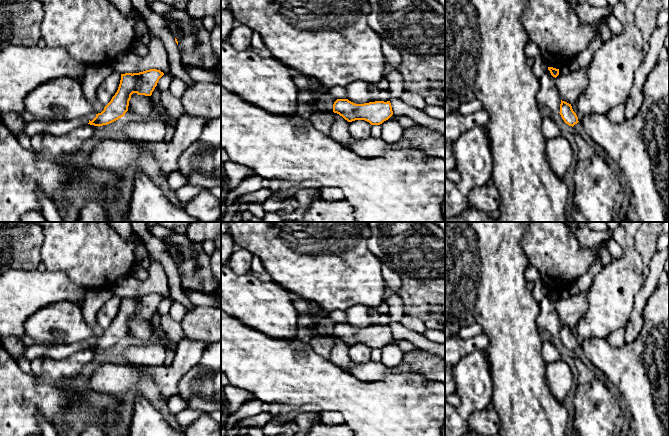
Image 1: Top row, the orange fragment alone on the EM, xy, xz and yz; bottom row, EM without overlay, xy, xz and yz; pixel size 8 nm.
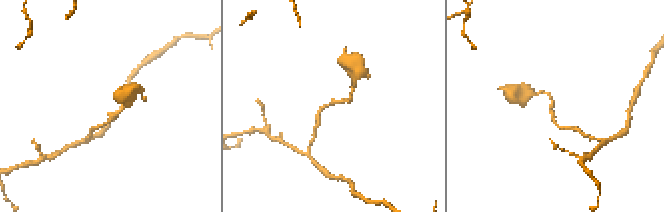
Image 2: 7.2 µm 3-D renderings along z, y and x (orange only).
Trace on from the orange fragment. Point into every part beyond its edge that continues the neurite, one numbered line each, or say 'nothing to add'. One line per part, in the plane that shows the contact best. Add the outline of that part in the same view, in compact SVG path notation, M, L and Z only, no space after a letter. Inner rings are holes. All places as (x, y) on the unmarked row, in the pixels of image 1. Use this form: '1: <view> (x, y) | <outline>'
nothing to add

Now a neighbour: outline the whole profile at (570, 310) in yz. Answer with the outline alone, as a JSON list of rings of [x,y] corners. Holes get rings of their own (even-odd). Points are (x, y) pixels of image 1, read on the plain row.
[[[588,290],[569,298],[559,298],[555,304],[558,319],[562,325],[569,328],[576,327],[579,320],[587,312]]]

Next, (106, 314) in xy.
[[[113,295],[98,310],[96,319],[97,325],[99,325],[100,328],[106,330],[111,325],[112,321],[118,314],[120,304],[121,298]]]

